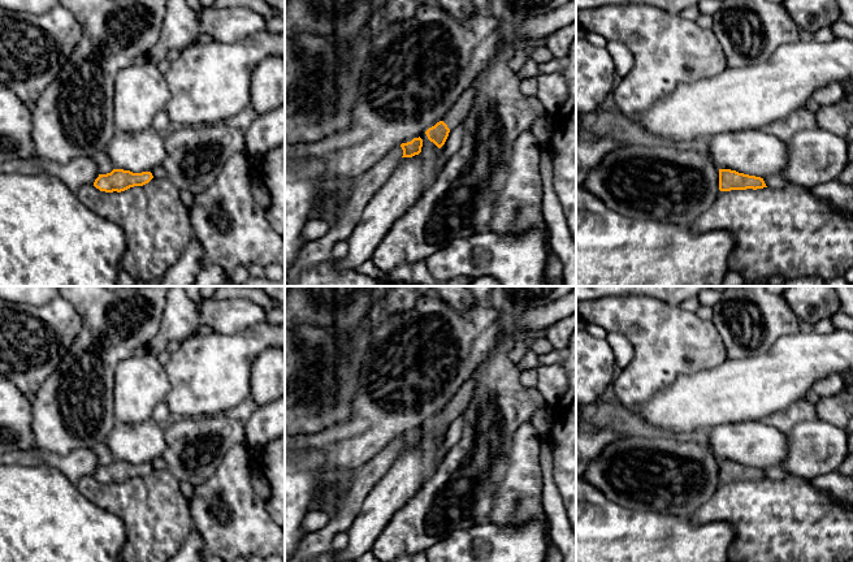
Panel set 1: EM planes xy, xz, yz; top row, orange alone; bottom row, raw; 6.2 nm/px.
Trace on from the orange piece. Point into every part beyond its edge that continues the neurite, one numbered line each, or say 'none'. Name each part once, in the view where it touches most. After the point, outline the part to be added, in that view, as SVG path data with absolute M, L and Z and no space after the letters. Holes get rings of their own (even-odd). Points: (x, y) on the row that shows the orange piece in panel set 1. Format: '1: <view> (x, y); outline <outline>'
1: xz (457, 115); outline M479 75L475 83L455 101L453 108L441 120L447 125L450 130L464 122L466 117L468 116L468 112L473 105L473 100L476 98L481 82L482 77Z

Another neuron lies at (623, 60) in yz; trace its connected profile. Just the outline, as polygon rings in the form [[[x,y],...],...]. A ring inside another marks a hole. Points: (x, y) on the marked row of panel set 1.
[[[620,40],[606,42],[605,48],[611,56],[615,75],[620,78],[625,77],[632,70],[635,64],[635,57],[631,49]]]

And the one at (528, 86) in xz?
[[[523,78],[520,79],[520,91],[528,98],[537,96],[538,85],[536,78]]]

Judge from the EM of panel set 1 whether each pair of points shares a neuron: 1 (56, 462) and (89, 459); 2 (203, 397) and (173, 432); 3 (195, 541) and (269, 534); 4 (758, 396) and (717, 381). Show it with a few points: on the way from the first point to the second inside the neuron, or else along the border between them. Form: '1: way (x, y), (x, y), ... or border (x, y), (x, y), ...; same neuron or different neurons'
1: way (64, 462), (81, 462); same neuron
2: border (215, 414), (173, 419); different neurons
3: border (193, 528), (202, 540), (202, 548); different neurons
4: way (748, 390), (727, 390); same neuron

